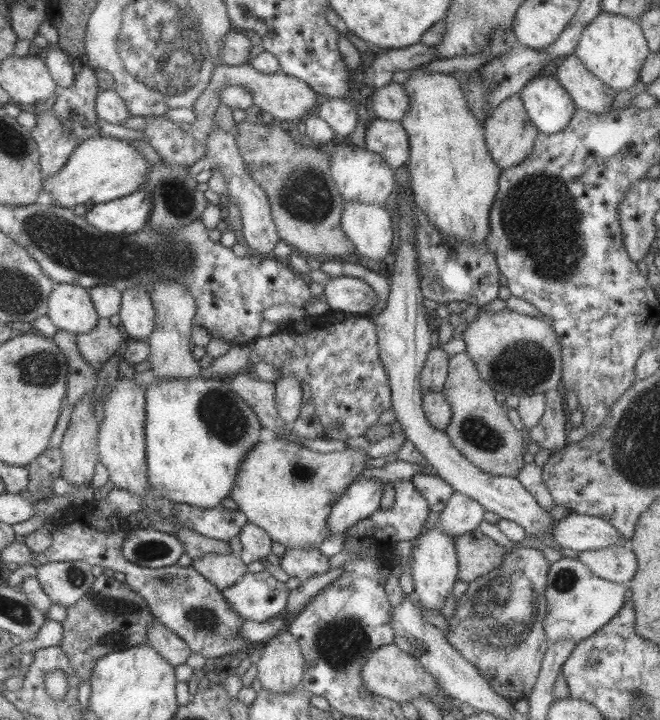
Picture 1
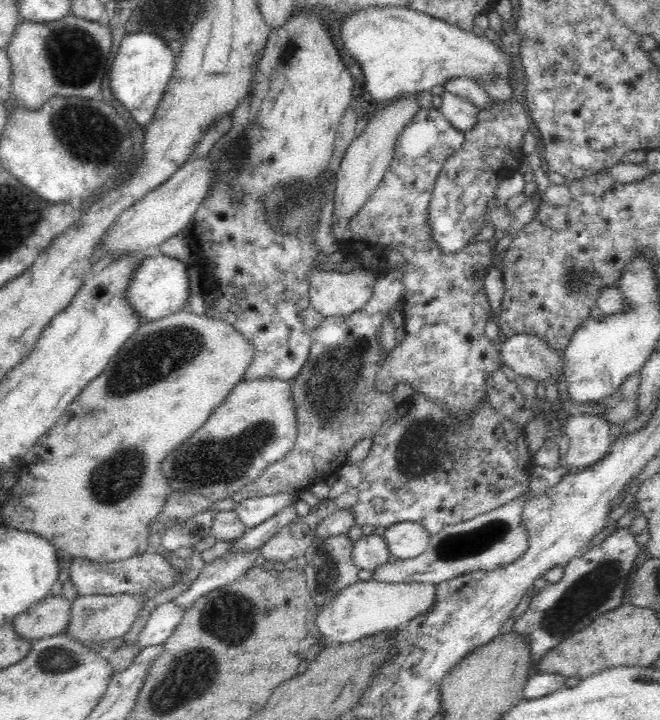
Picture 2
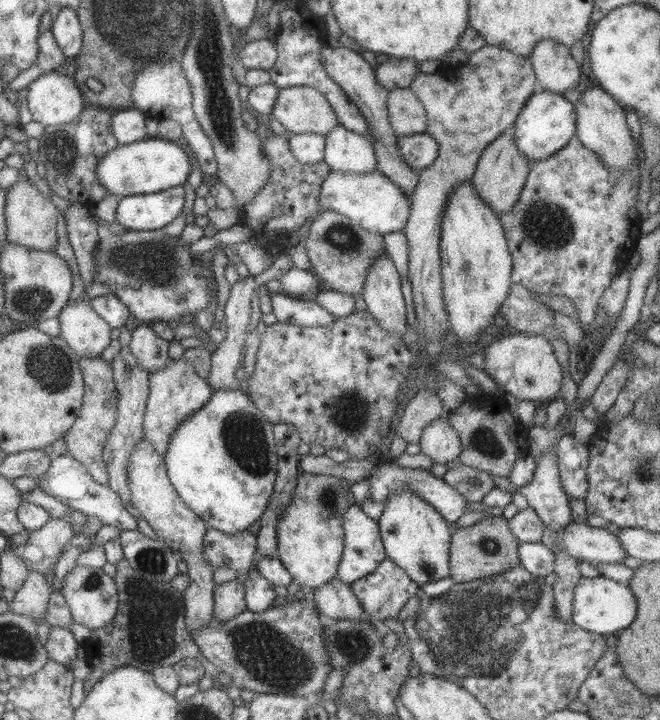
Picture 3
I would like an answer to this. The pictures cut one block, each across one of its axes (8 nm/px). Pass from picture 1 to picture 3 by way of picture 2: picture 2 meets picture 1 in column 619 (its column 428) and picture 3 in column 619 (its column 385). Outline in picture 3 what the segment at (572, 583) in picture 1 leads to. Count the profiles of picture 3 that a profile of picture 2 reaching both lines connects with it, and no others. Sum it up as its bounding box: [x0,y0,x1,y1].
[571,574,635,635]

